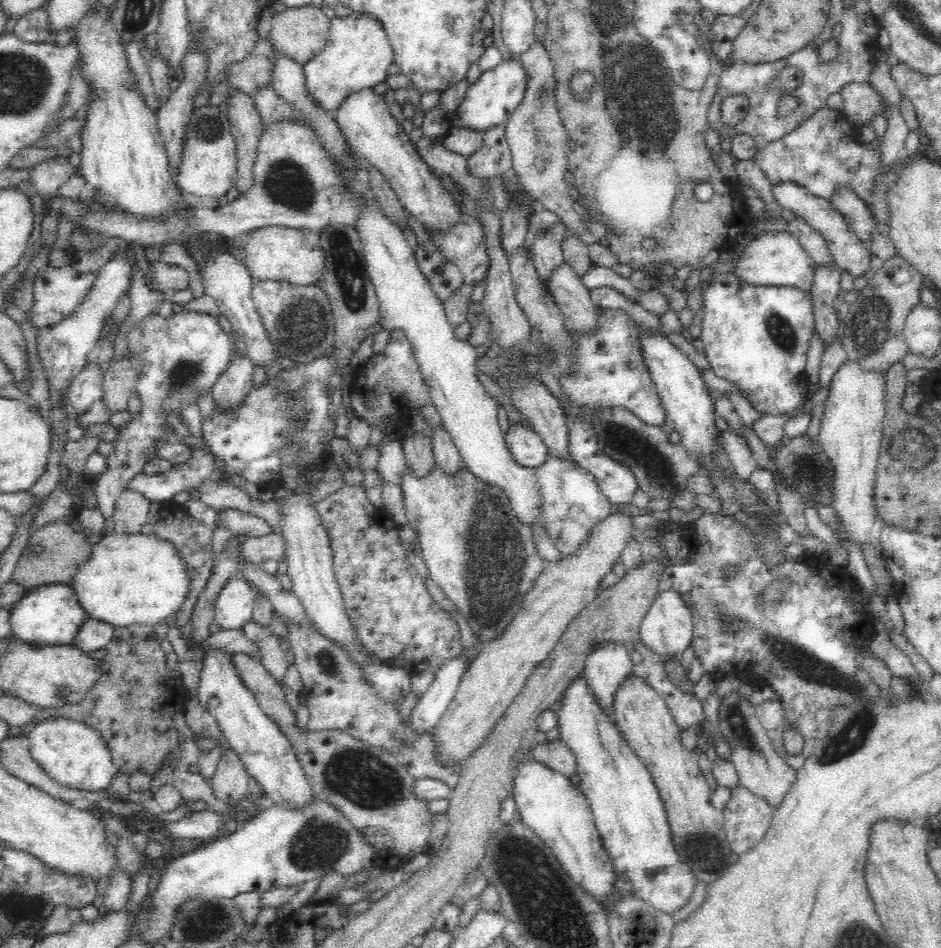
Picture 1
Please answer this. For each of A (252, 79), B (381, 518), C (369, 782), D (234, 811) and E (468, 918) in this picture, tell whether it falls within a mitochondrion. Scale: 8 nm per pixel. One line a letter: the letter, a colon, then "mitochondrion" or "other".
A: other
B: other
C: mitochondrion
D: other
E: other

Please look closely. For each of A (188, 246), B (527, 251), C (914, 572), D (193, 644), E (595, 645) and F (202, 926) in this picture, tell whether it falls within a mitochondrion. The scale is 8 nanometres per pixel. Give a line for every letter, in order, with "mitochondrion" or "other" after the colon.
A: other
B: other
C: other
D: other
E: other
F: mitochondrion

